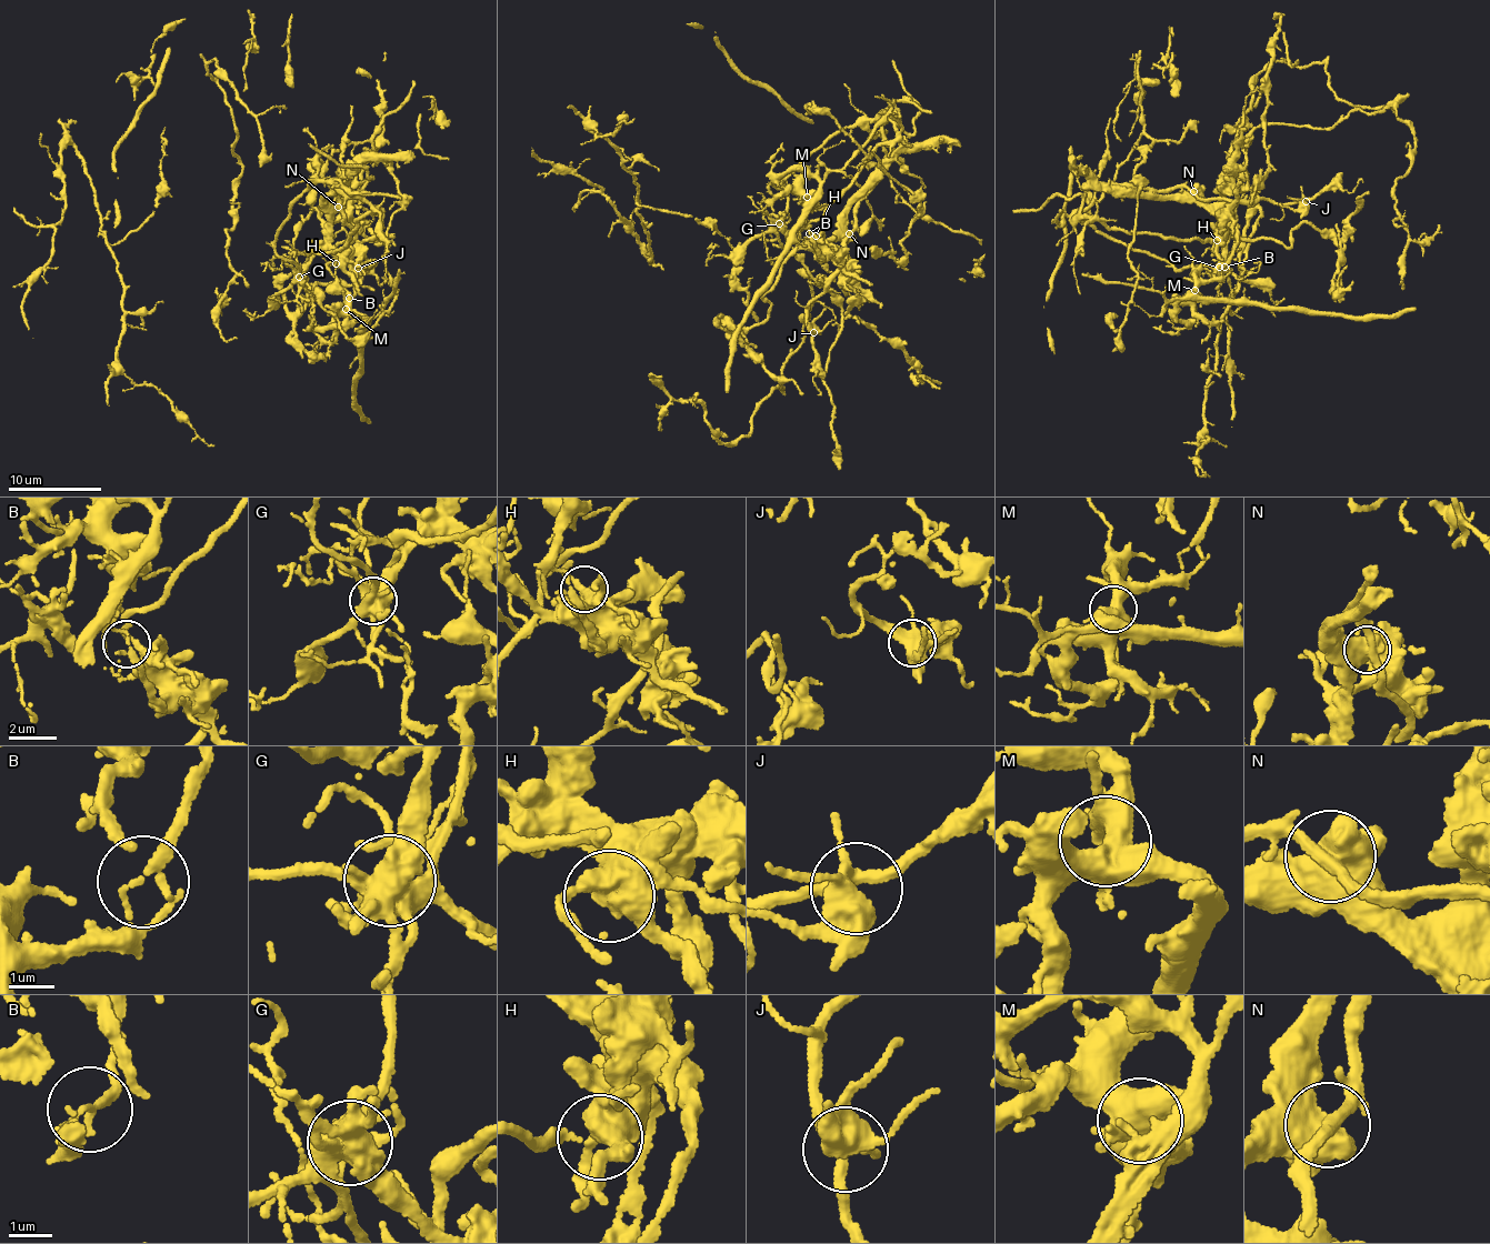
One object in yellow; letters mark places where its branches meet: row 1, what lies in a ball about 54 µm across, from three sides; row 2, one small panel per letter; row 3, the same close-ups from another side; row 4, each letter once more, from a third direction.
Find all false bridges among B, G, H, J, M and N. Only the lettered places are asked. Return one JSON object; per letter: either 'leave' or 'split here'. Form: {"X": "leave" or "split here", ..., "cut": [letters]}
{"B": "split here", "G": "split here", "H": "leave", "J": "leave", "M": "leave", "N": "split here", "cut": ["B", "G", "N"]}

